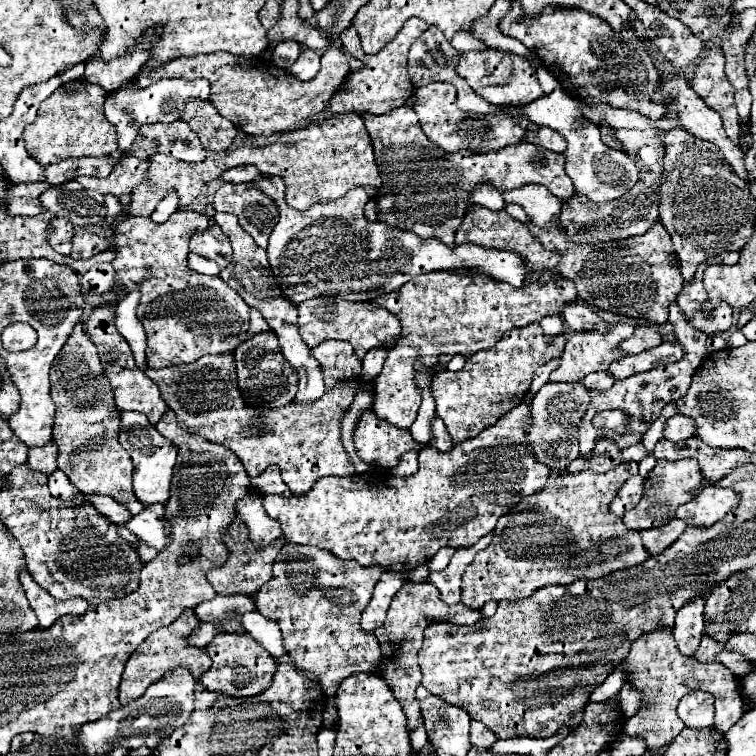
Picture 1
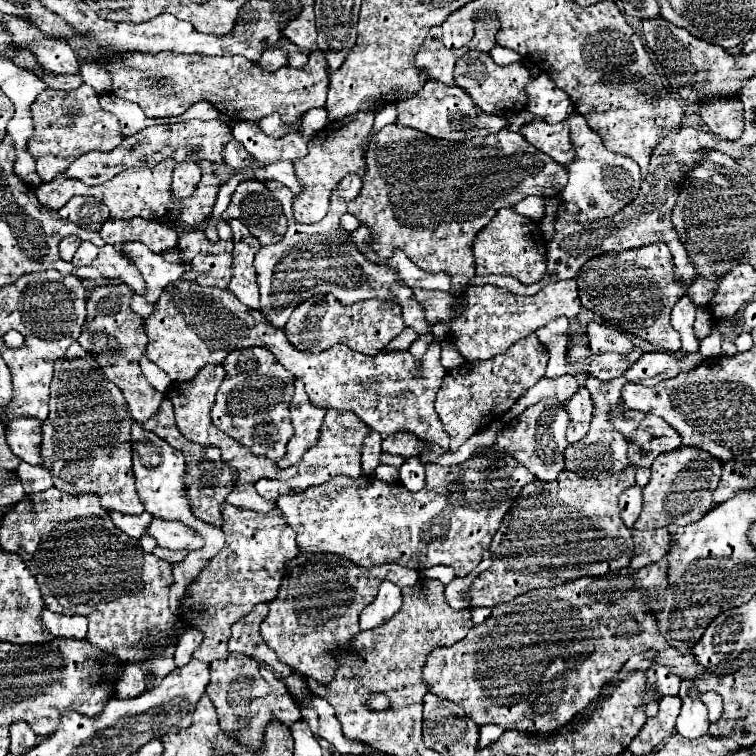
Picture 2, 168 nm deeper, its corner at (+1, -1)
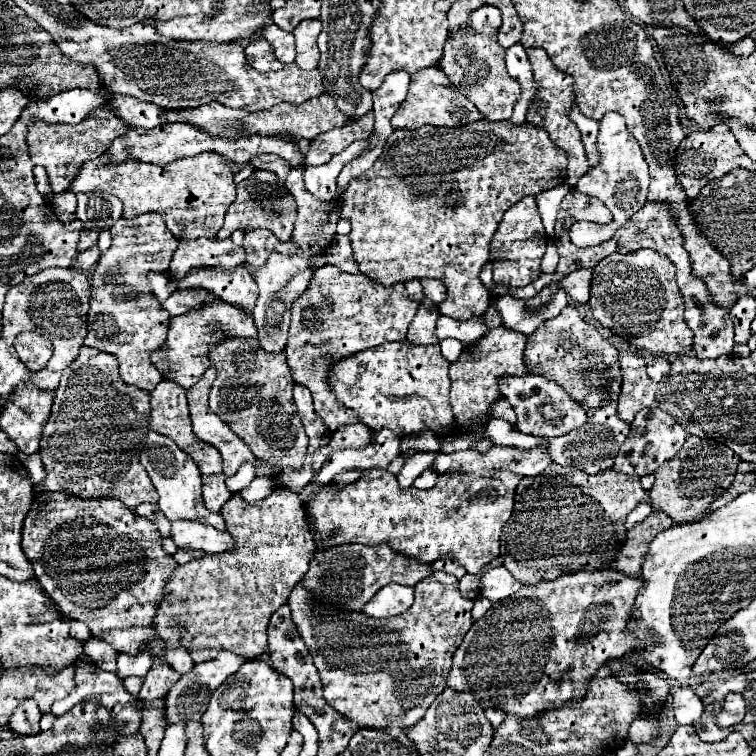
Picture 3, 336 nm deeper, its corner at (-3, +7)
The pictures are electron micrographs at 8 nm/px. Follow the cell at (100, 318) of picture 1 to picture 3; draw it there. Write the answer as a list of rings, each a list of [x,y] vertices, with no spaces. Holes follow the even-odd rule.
[[[148,212],[138,218],[120,218],[112,228],[112,246],[98,260],[92,274],[92,296],[88,312],[88,334],[84,346],[96,346],[102,352],[112,354],[120,362],[120,376],[124,382],[152,392],[162,380],[162,374],[150,360],[150,353],[164,344],[168,312],[160,308],[160,302],[146,280],[148,270],[166,272],[170,258],[178,246],[174,234],[166,228],[160,214]]]

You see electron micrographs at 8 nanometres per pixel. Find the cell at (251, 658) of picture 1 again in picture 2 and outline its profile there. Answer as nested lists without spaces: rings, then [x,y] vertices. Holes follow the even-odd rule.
[[[230,654],[226,660],[214,660],[210,664],[210,676],[212,680],[206,694],[216,708],[220,728],[226,736],[234,738],[248,750],[262,750],[264,730],[270,722],[292,726],[296,720],[300,720],[300,710],[296,708],[294,698],[288,694],[282,680],[274,676],[270,666],[264,666],[254,658],[244,654]]]

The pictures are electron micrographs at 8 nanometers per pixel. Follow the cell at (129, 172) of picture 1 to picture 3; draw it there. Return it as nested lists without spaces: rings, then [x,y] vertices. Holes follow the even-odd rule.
[[[202,152],[192,158],[182,158],[178,162],[172,162],[168,166],[150,166],[140,162],[122,162],[122,166],[106,166],[106,162],[84,162],[78,170],[76,178],[70,182],[68,192],[90,192],[90,190],[104,190],[114,196],[118,196],[124,204],[124,218],[134,218],[144,212],[158,212],[164,217],[167,228],[178,240],[194,240],[200,236],[216,238],[216,230],[224,222],[224,214],[236,198],[236,186],[232,184],[232,170],[228,162],[214,152]]]

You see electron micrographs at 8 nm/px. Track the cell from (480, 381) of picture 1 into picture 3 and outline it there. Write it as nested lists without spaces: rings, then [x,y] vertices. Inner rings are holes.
[[[494,328],[490,334],[482,336],[476,344],[470,344],[462,350],[460,358],[450,366],[450,406],[454,412],[456,426],[462,432],[472,432],[476,424],[486,420],[486,412],[492,408],[498,398],[502,398],[498,390],[498,382],[506,376],[528,376],[530,368],[524,362],[524,350],[528,344],[528,336],[508,330],[508,328]]]

